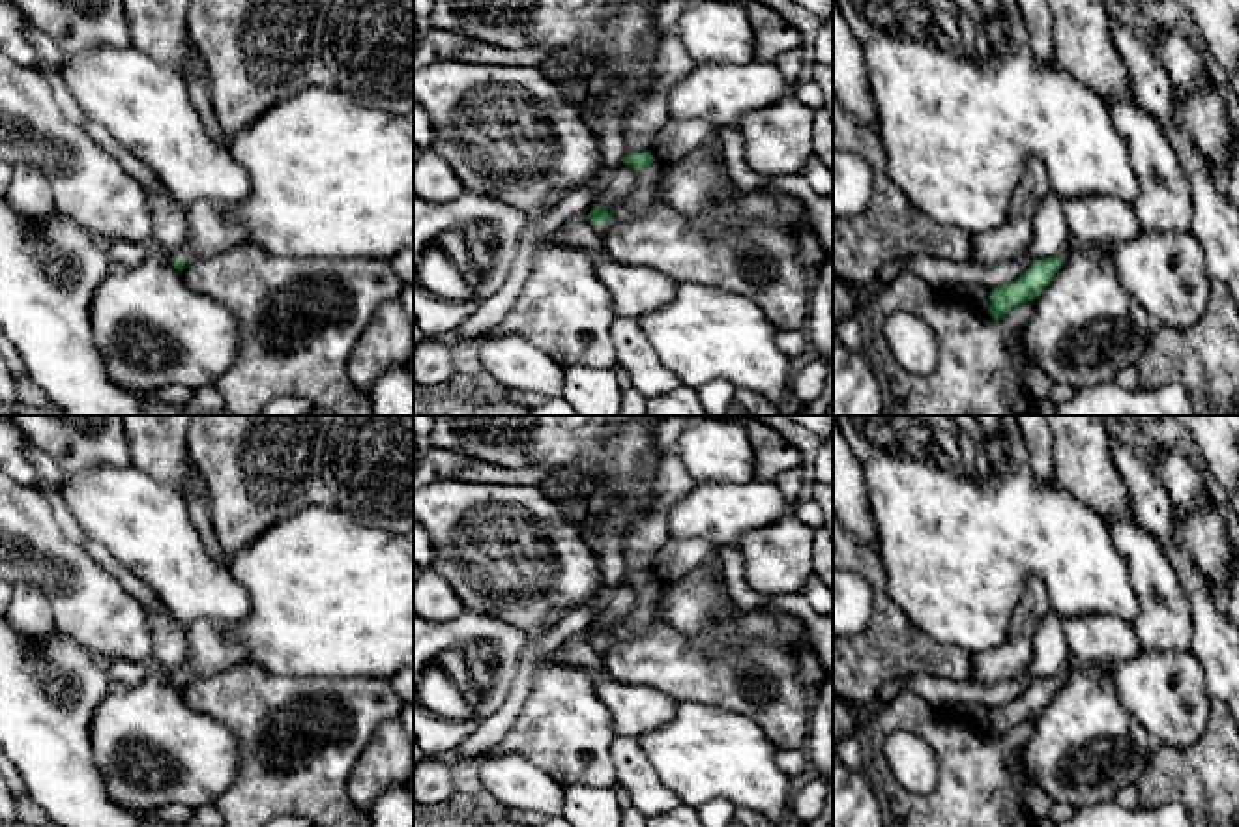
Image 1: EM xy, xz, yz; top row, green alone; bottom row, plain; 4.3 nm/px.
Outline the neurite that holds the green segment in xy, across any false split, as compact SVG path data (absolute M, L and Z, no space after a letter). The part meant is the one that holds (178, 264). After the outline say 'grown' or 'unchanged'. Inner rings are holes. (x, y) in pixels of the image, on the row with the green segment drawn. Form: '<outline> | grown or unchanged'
M198 200L189 206L189 241L172 253L172 264L183 271L197 254L223 253L241 239L245 230L228 225L219 204Z | grown

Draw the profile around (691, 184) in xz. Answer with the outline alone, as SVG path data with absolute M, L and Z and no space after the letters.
M721 129L683 157L672 155L659 142L649 152L659 165L655 195L663 196L674 211L696 219L724 198L743 221L775 223L779 219L780 191L771 191L769 183L743 191L732 181L724 165Z

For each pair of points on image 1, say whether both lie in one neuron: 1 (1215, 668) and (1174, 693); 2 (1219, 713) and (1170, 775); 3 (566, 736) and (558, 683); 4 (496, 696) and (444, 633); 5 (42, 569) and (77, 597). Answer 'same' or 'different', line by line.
1: different
2: same
3: same
4: same
5: same

